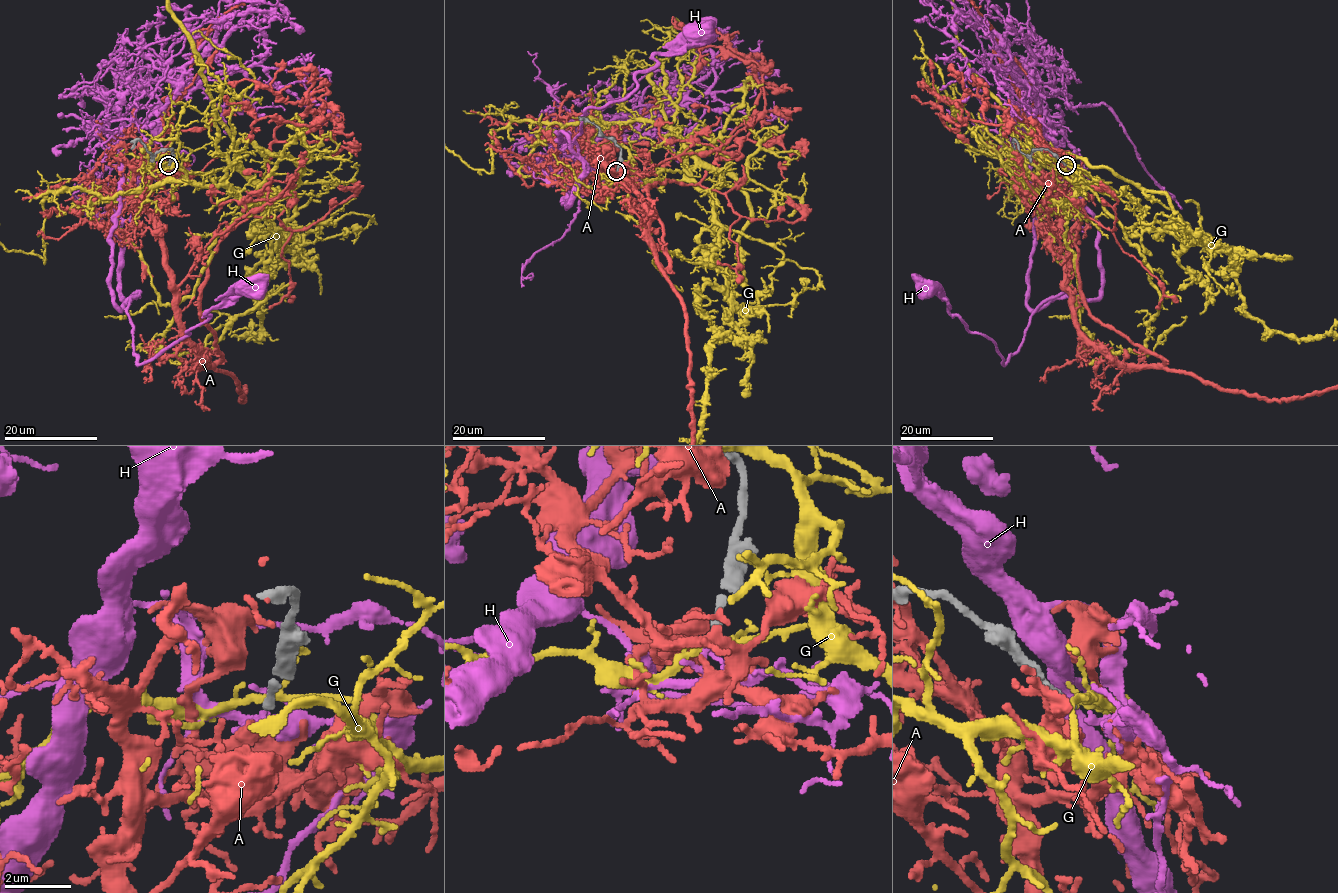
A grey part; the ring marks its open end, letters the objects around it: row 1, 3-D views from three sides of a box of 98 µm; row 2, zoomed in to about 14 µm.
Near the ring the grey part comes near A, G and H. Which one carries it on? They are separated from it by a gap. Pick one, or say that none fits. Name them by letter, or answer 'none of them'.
none of them

